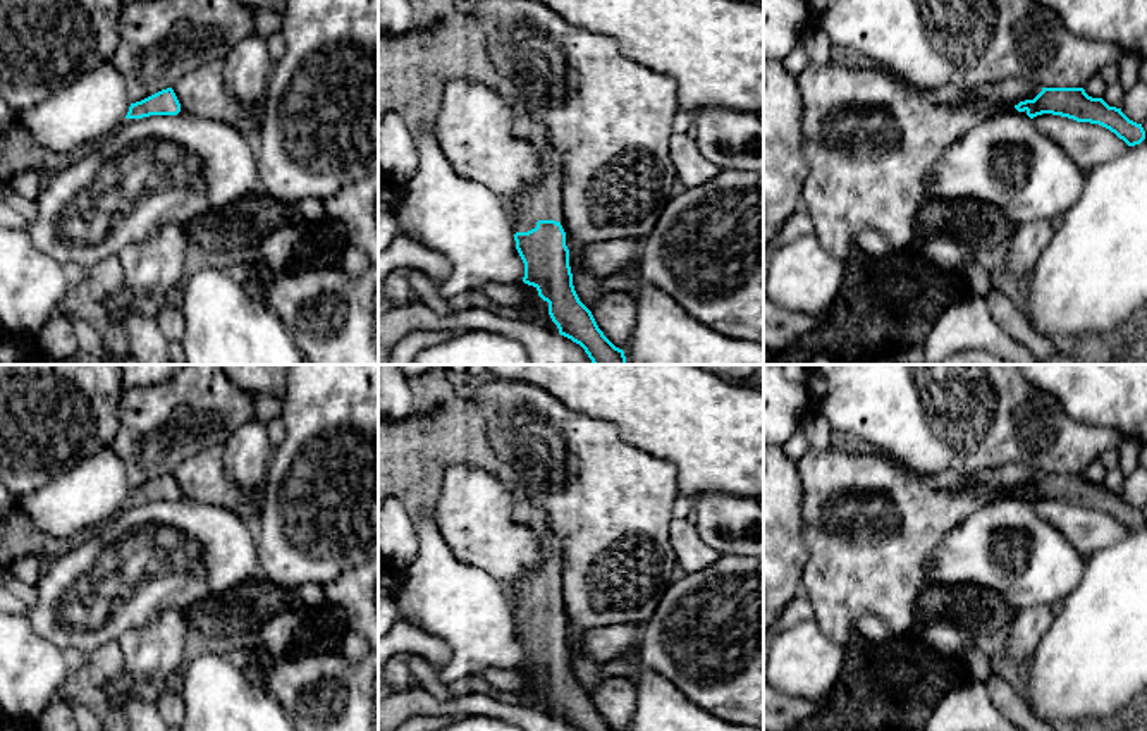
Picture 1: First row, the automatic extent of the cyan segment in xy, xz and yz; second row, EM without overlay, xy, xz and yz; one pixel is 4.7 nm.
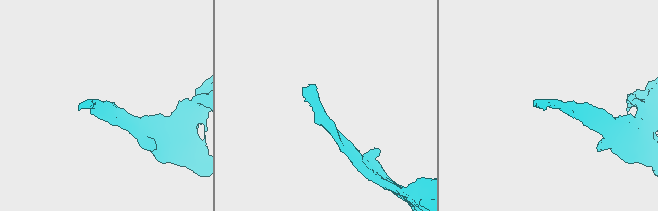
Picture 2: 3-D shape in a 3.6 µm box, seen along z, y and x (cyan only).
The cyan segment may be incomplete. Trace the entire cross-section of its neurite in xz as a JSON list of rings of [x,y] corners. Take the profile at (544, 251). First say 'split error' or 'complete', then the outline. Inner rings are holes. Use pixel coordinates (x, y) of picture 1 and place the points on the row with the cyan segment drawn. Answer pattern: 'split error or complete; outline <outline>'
split error; outline [[[409,0],[414,24],[404,34],[378,31],[378,122],[385,114],[397,114],[411,134],[435,134],[440,101],[449,81],[483,83],[490,89],[516,100],[512,132],[535,143],[540,157],[540,179],[524,189],[512,218],[516,249],[524,263],[523,282],[533,286],[549,303],[549,315],[559,334],[580,344],[593,365],[628,365],[624,351],[616,347],[598,329],[592,311],[580,301],[569,267],[567,230],[562,210],[562,165],[545,126],[519,100],[519,88],[494,65],[481,26],[471,14],[459,12],[452,0]]]

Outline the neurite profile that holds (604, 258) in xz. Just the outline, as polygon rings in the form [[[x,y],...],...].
[[[638,237],[607,239],[580,246],[576,253],[569,253],[571,273],[585,272],[605,279],[638,260],[640,248],[641,239]]]

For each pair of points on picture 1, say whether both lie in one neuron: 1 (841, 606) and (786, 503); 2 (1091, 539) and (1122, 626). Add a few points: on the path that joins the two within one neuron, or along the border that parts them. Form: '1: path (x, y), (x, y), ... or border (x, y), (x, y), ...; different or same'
1: border (802, 491), (802, 539), (809, 554), (802, 573); different
2: border (1128, 532), (1116, 542), (1096, 549), (1085, 559); different

